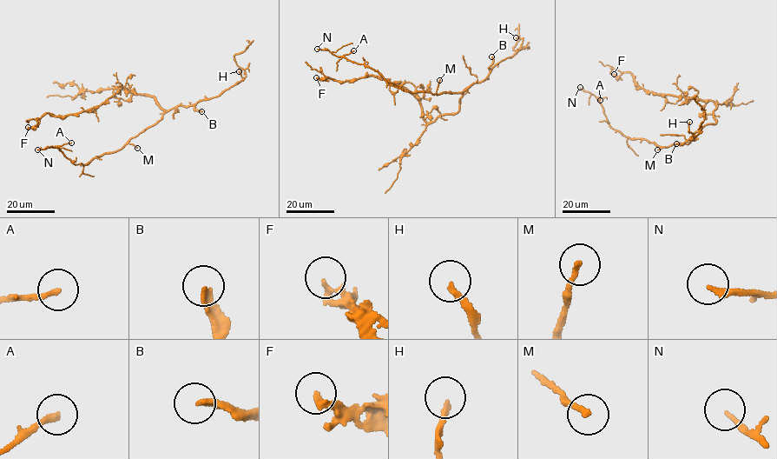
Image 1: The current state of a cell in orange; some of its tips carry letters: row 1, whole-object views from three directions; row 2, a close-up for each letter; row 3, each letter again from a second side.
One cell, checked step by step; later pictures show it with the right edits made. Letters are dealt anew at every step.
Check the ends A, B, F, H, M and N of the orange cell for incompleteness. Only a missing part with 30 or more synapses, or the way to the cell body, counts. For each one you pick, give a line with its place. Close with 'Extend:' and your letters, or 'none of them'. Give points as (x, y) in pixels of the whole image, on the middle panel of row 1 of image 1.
B: at (491, 56)
Extend: B

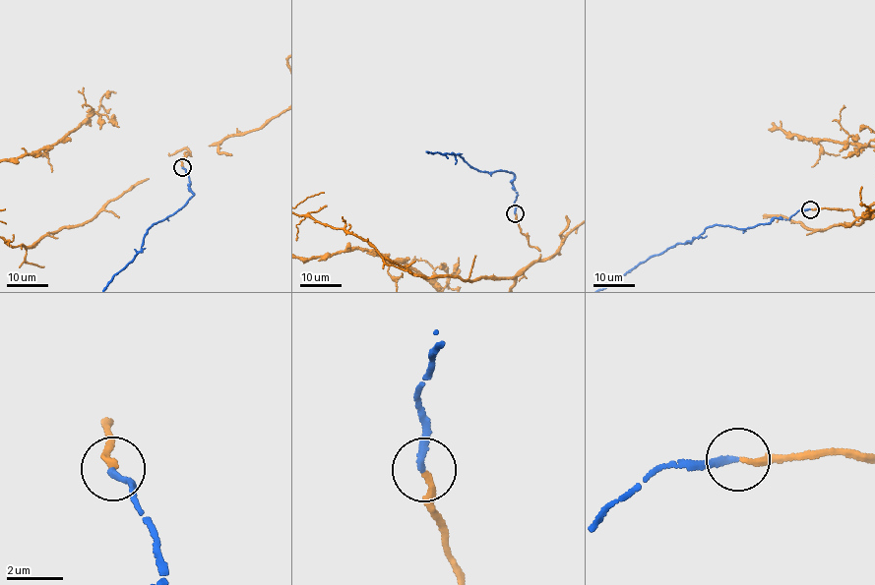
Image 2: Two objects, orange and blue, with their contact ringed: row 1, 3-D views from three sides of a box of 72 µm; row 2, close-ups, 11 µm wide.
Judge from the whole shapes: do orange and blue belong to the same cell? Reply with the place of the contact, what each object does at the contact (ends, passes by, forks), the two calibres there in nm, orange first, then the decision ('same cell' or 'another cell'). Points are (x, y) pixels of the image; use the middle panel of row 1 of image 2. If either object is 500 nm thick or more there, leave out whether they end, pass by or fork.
place (515, 213); orange ends; blue ends; calibres 200 and 200 nm; same cell

